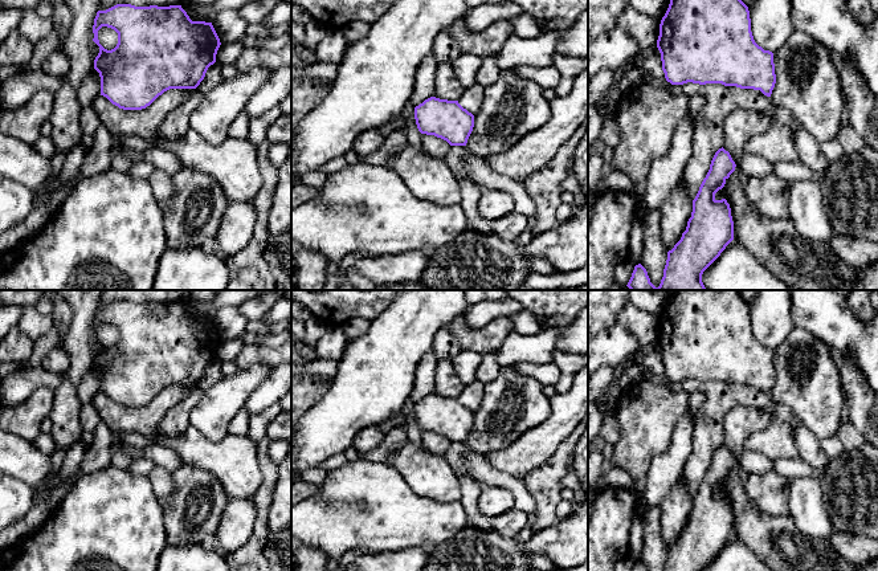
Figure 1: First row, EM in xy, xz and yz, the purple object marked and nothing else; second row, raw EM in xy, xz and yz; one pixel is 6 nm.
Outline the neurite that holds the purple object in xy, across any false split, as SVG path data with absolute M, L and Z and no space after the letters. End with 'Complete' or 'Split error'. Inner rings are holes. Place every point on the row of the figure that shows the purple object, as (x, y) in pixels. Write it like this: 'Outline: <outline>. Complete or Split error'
Outline: M117 4L106 11L97 12L93 33L93 41L99 46L99 53L94 60L94 69L101 77L101 95L123 110L146 109L170 89L196 89L204 79L208 68L216 62L216 54L221 45L212 23L192 21L181 5L135 7ZM102 26L111 28L118 33L118 44L111 50L99 44L98 30Z. Complete

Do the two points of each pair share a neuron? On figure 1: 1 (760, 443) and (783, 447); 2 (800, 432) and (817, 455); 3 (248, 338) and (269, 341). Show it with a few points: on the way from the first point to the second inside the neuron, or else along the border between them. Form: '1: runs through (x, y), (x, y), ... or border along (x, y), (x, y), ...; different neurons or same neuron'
1: runs through (766, 443), (778, 443); same neuron
2: runs through (803, 437), (812, 449); same neuron
3: runs through (253, 338), (264, 339); same neuron

